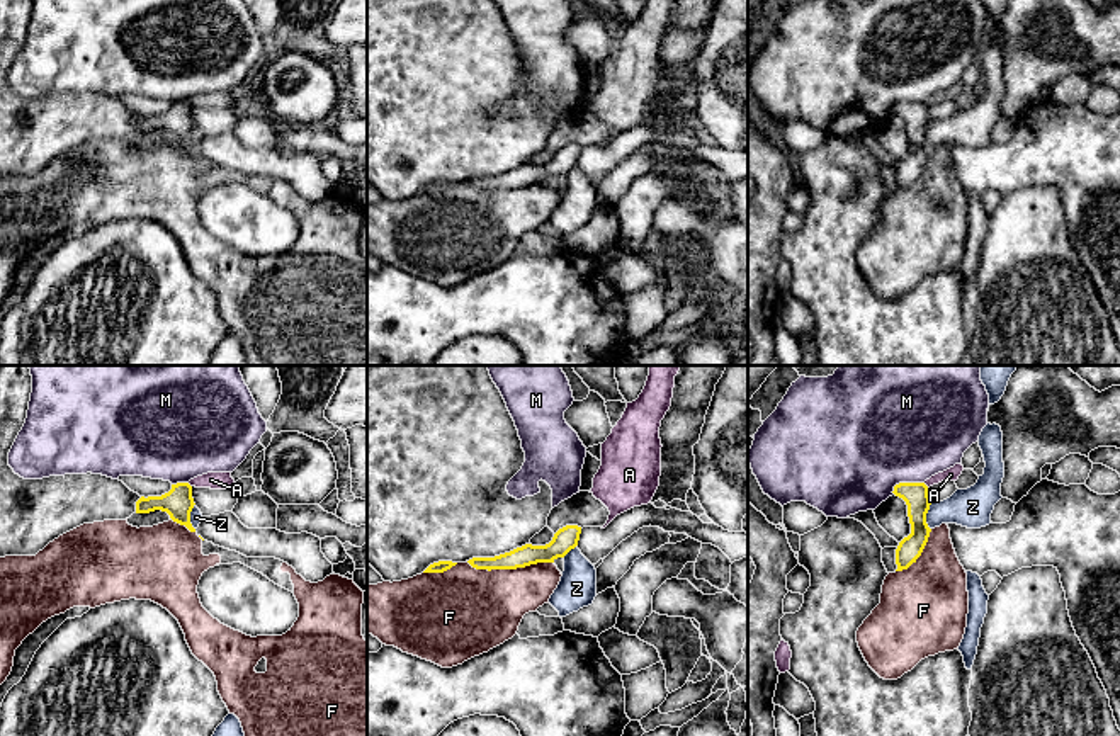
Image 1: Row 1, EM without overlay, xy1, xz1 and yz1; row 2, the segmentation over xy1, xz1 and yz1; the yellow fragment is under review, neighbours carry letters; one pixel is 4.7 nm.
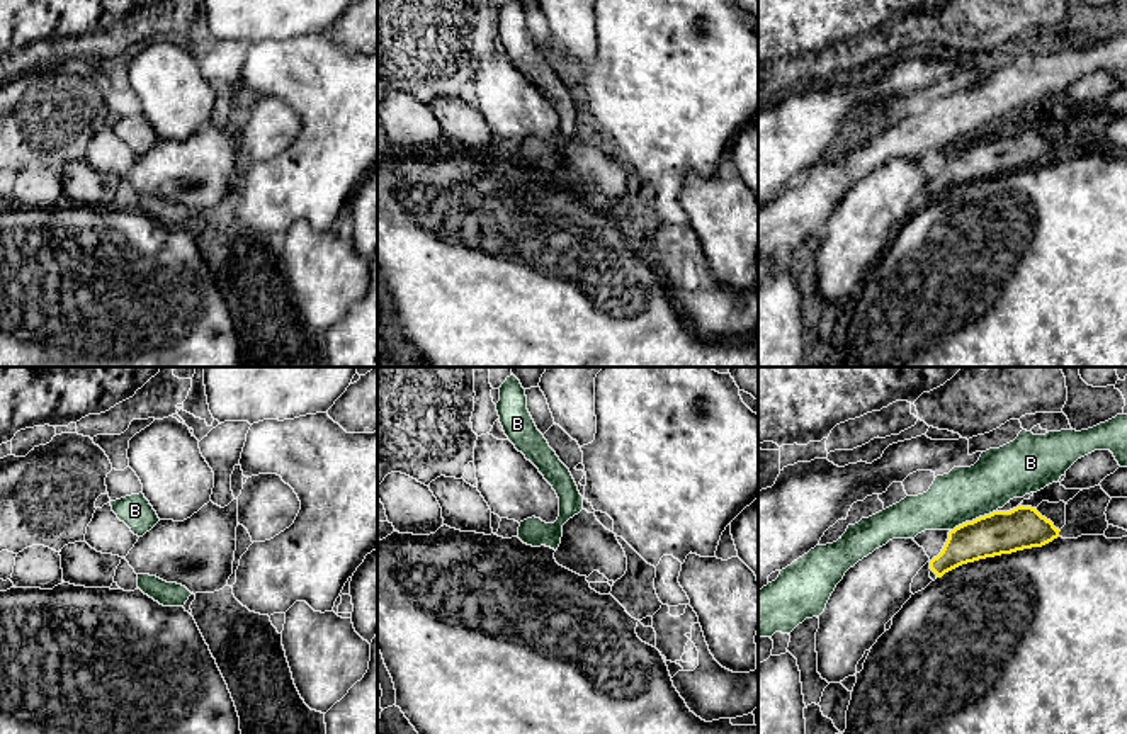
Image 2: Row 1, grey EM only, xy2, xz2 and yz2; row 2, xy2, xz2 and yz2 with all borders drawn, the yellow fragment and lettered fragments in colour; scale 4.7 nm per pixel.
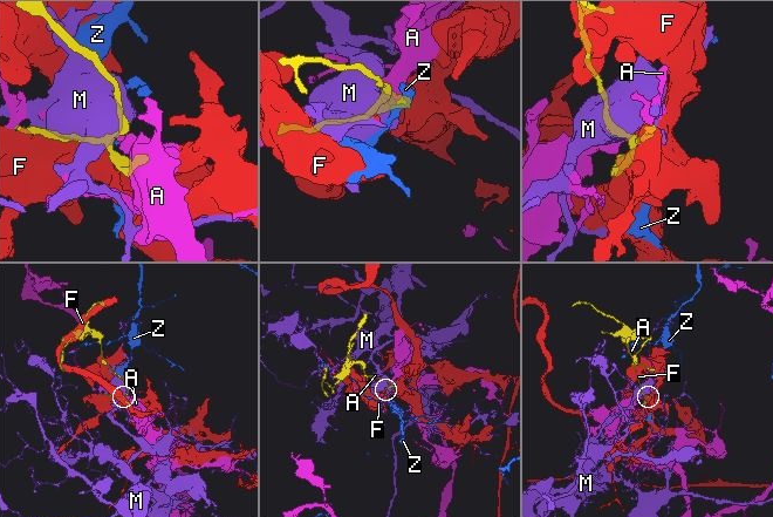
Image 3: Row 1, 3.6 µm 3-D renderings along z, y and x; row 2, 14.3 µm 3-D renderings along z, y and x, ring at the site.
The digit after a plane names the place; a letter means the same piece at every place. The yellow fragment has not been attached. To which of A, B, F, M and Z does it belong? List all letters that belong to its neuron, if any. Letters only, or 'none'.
B

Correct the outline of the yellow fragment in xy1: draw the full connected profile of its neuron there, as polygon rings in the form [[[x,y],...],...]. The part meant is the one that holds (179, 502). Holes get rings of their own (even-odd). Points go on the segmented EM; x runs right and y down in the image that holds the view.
[[[177,483],[161,496],[141,496],[136,501],[136,513],[161,510],[167,512],[173,522],[185,525],[190,532],[195,532],[190,524],[190,512],[194,505],[192,486],[189,483]]]

